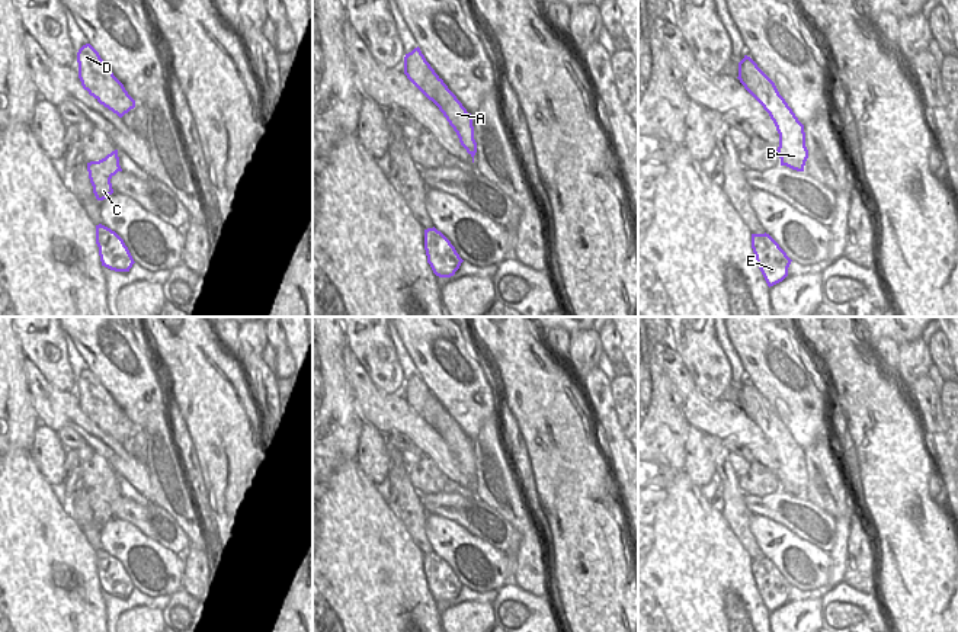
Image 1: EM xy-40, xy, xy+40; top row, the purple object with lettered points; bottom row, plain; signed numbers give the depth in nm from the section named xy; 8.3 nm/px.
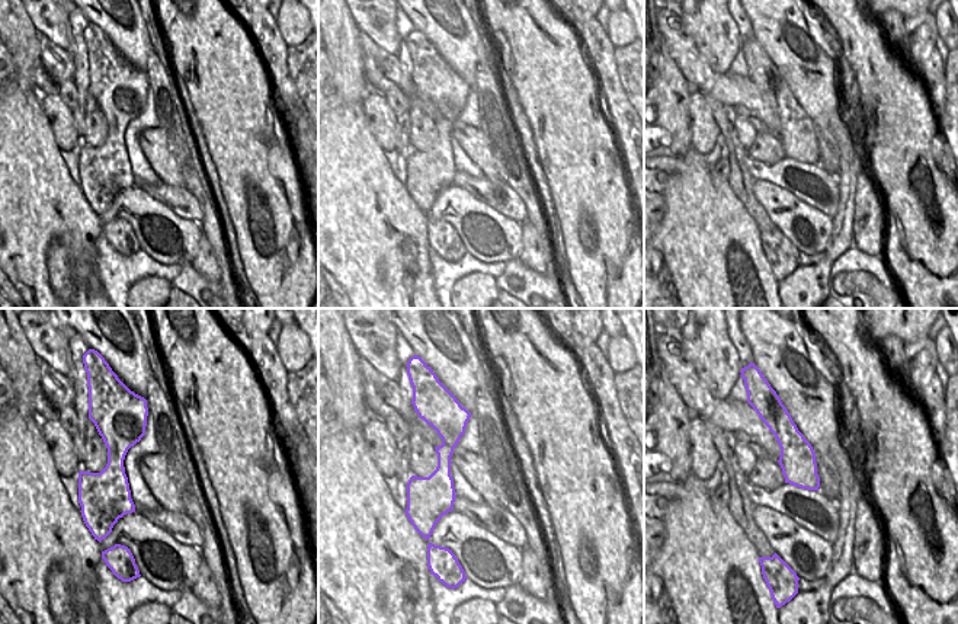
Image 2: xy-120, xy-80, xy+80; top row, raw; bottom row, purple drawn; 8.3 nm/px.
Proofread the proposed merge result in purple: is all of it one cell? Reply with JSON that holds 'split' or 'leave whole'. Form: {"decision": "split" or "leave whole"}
{"decision": "split"}

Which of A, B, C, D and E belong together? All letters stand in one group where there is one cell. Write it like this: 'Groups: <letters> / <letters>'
Groups: A B / C D E.

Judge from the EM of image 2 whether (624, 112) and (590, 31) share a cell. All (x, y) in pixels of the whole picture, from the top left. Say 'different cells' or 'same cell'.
same cell

